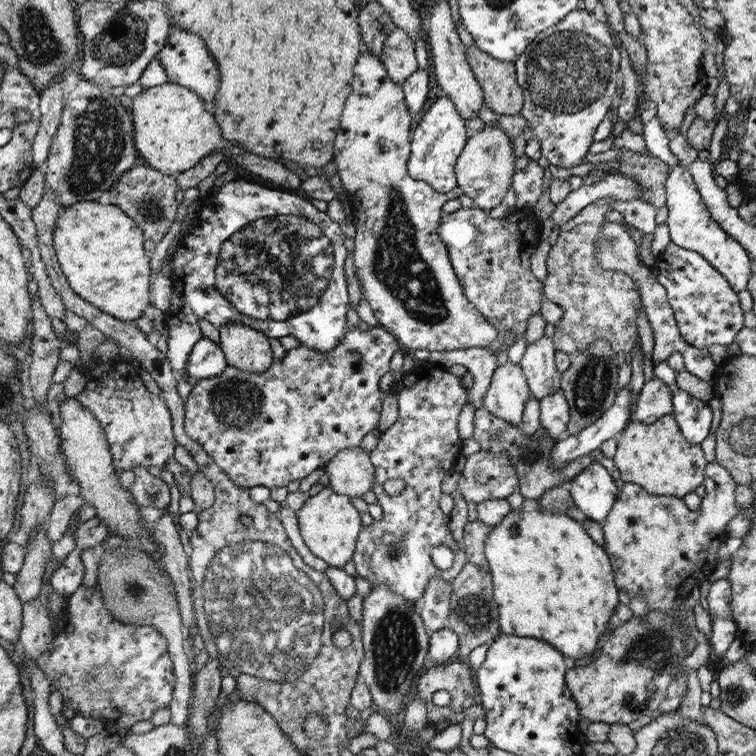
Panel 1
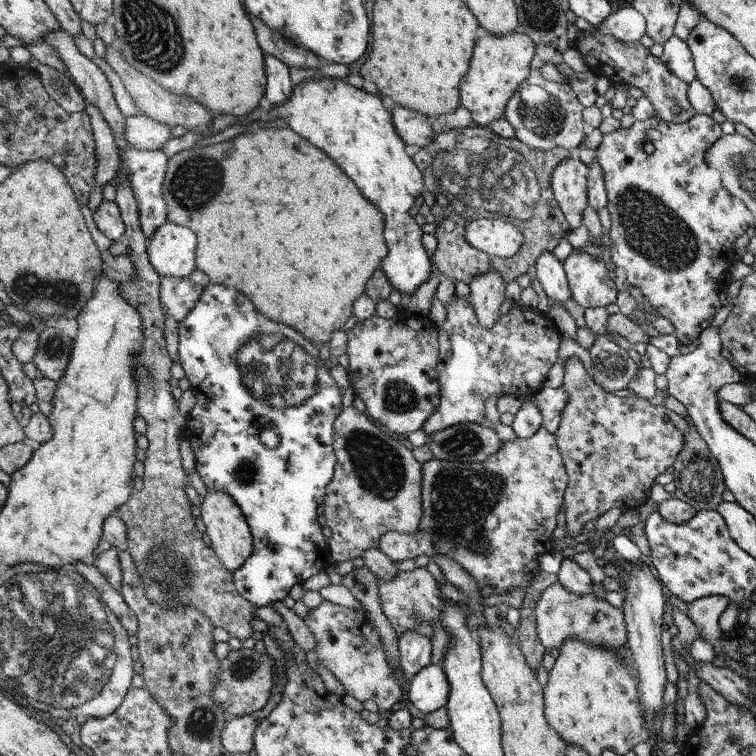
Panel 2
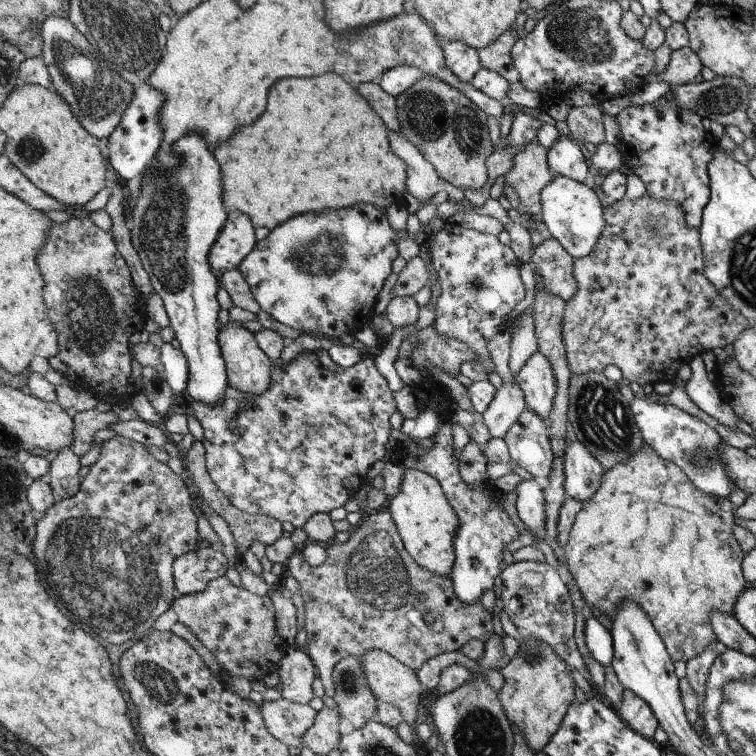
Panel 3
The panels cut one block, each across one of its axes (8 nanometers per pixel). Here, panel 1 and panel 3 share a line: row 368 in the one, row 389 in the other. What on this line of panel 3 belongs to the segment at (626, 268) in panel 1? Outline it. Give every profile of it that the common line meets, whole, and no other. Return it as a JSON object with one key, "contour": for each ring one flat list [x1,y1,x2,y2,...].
{"contour":[[700,355,695,356,692,360,693,373,690,379,686,381,685,391,692,399,692,402,703,410,707,415,712,416,725,424,727,427,736,427,737,414,733,408,724,402,716,383,708,379,706,367,704,367,704,360]]}

